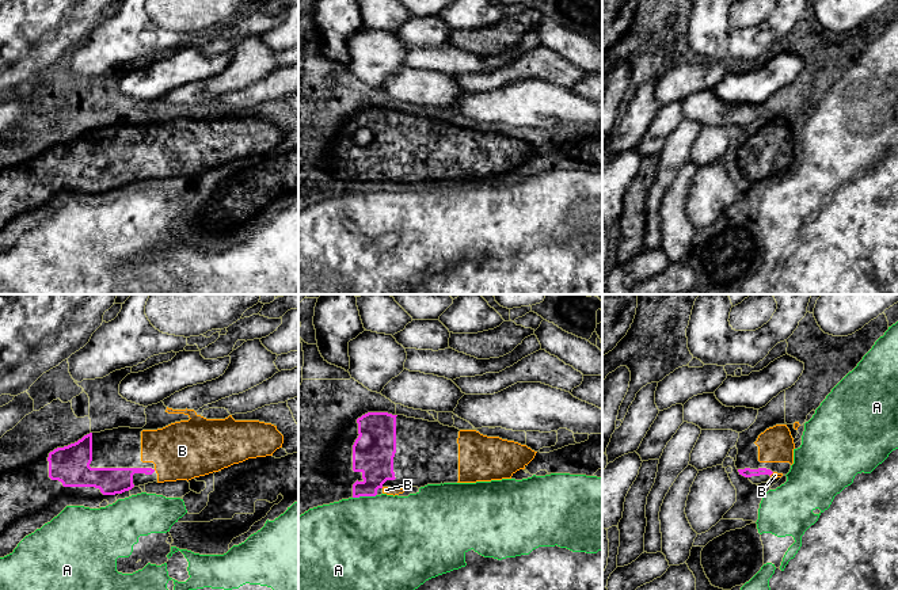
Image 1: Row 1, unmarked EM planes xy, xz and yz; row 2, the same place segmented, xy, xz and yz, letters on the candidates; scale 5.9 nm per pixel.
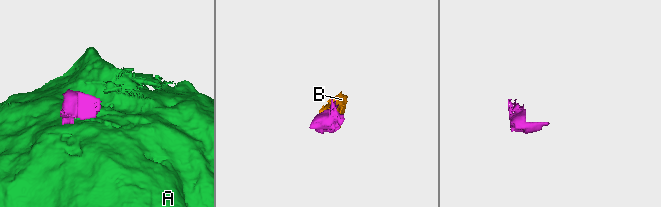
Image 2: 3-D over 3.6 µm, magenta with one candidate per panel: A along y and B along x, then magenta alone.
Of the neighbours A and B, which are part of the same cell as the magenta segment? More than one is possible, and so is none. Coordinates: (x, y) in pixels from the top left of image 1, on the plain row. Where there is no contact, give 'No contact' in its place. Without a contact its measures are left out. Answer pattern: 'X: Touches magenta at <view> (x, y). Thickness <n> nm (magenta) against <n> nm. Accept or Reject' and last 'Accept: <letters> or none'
A: Touches magenta at xz (364, 191). Thickness 240 nm (magenta) against 500 nm. Reject
B: Touches magenta at yz (771, 170). Thickness 60 nm (magenta) against 50 nm. Accept
Accept: B

